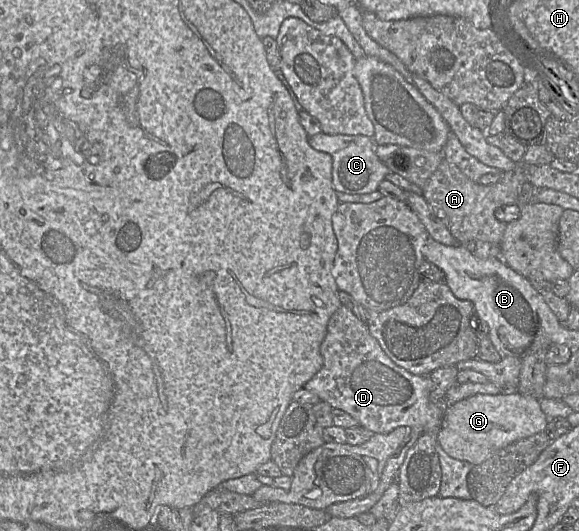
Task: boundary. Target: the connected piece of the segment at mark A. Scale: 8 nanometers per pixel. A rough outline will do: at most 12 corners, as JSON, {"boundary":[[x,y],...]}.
{"boundary":[[444,159],[422,189],[460,244],[500,246],[521,166],[473,182]]}

